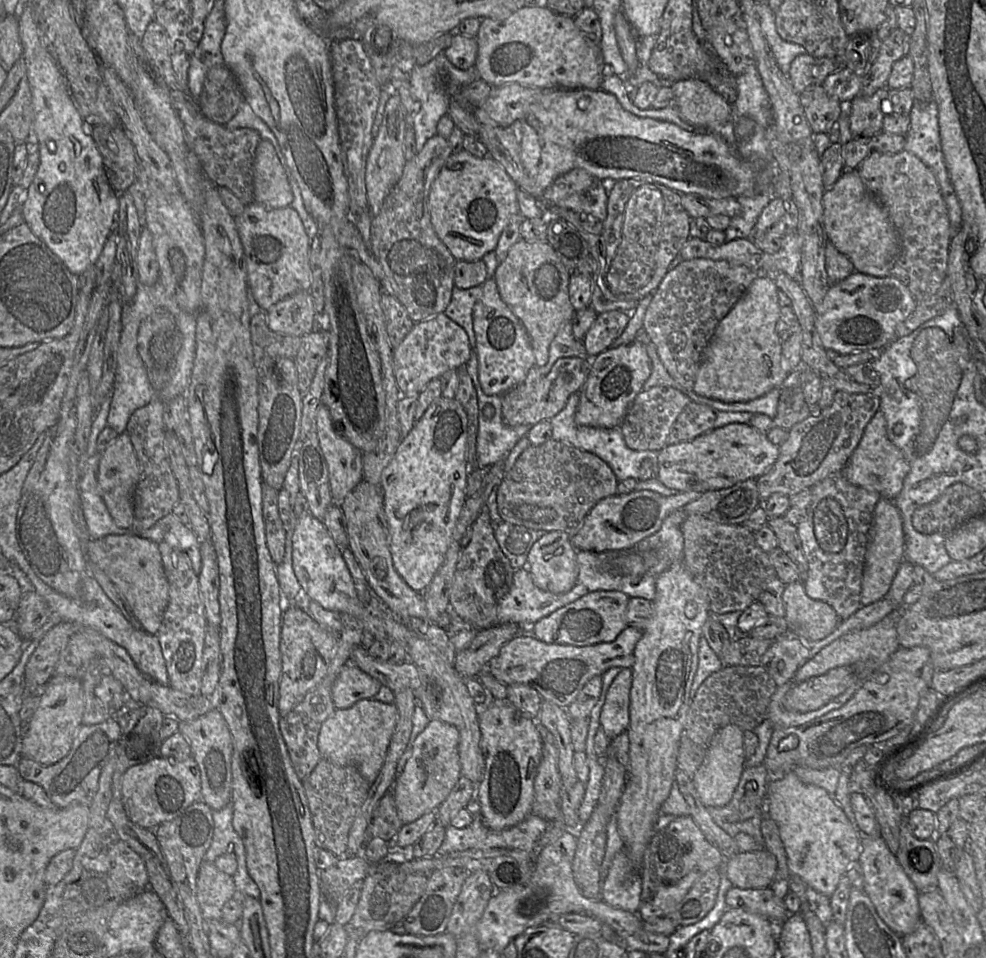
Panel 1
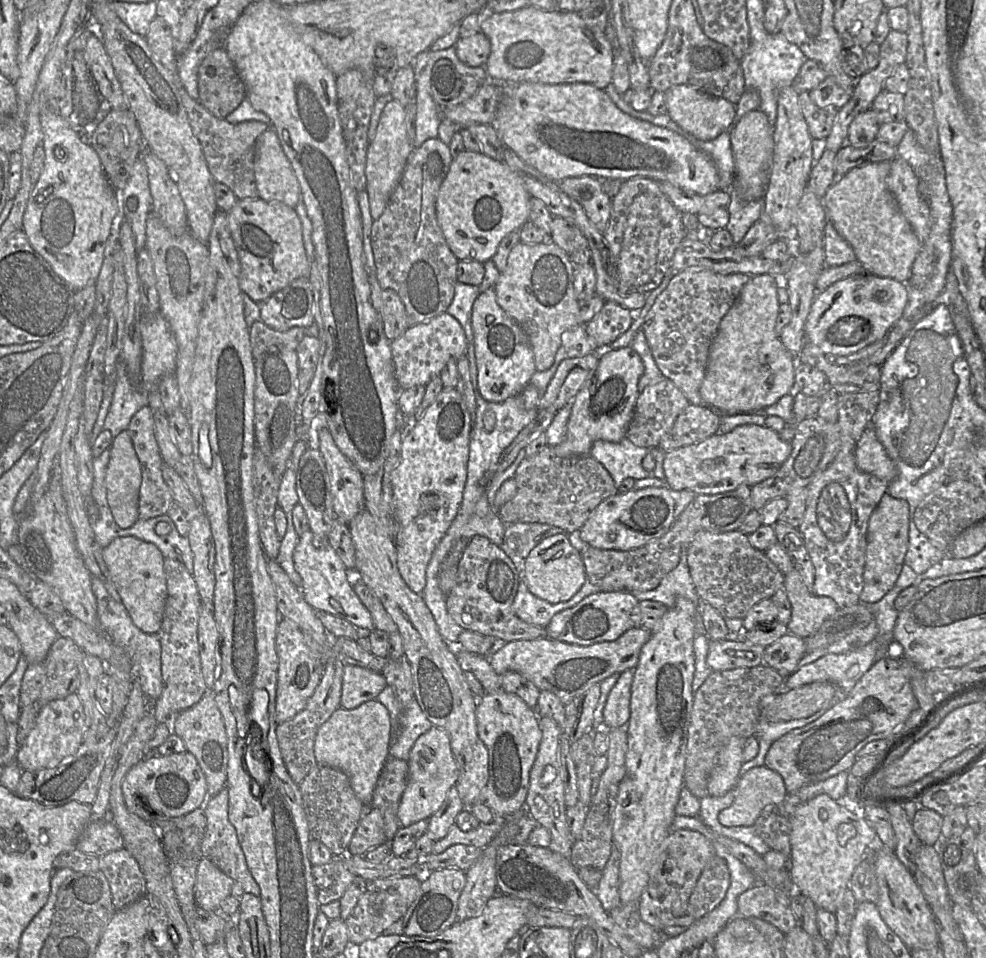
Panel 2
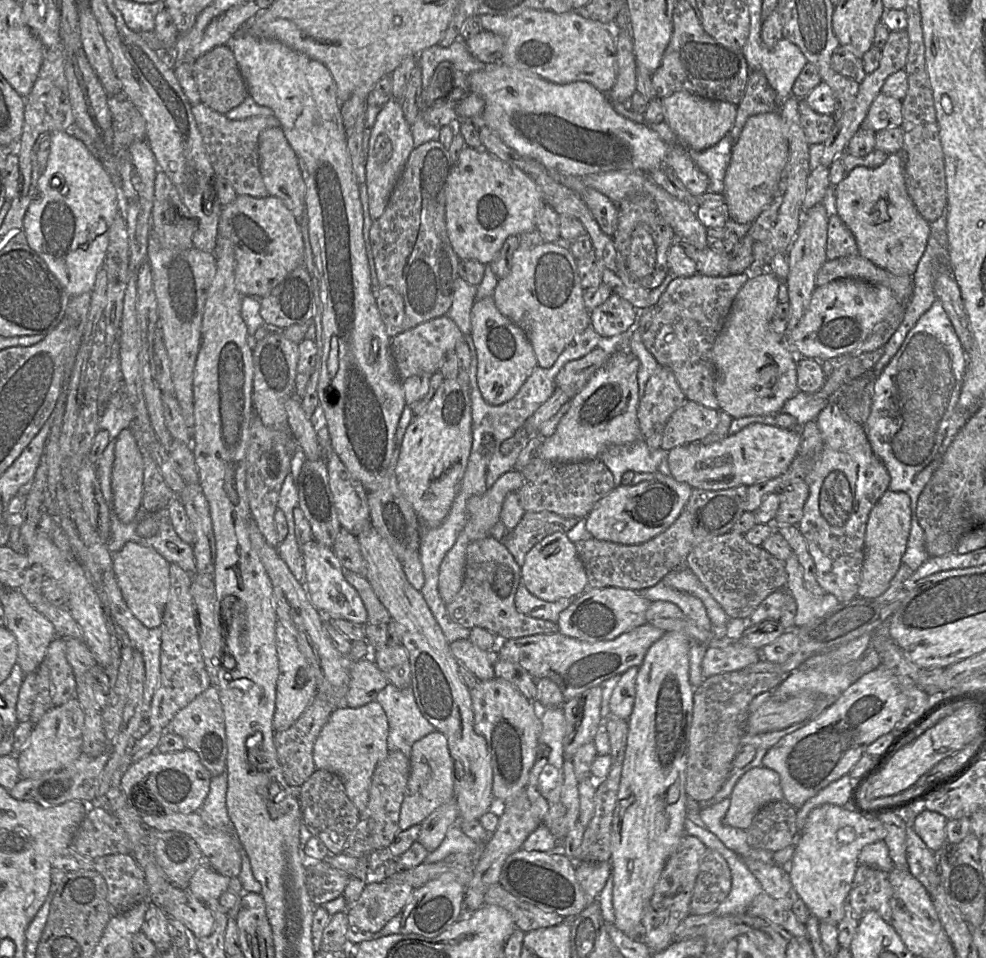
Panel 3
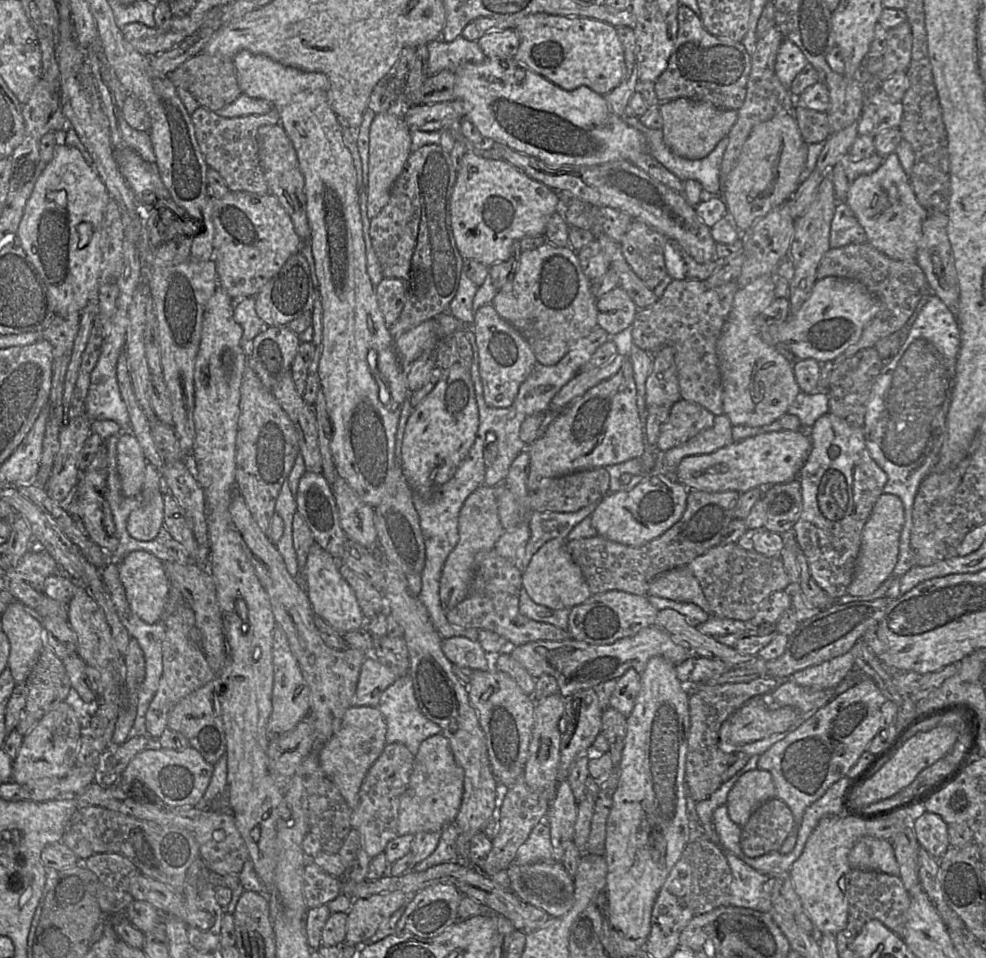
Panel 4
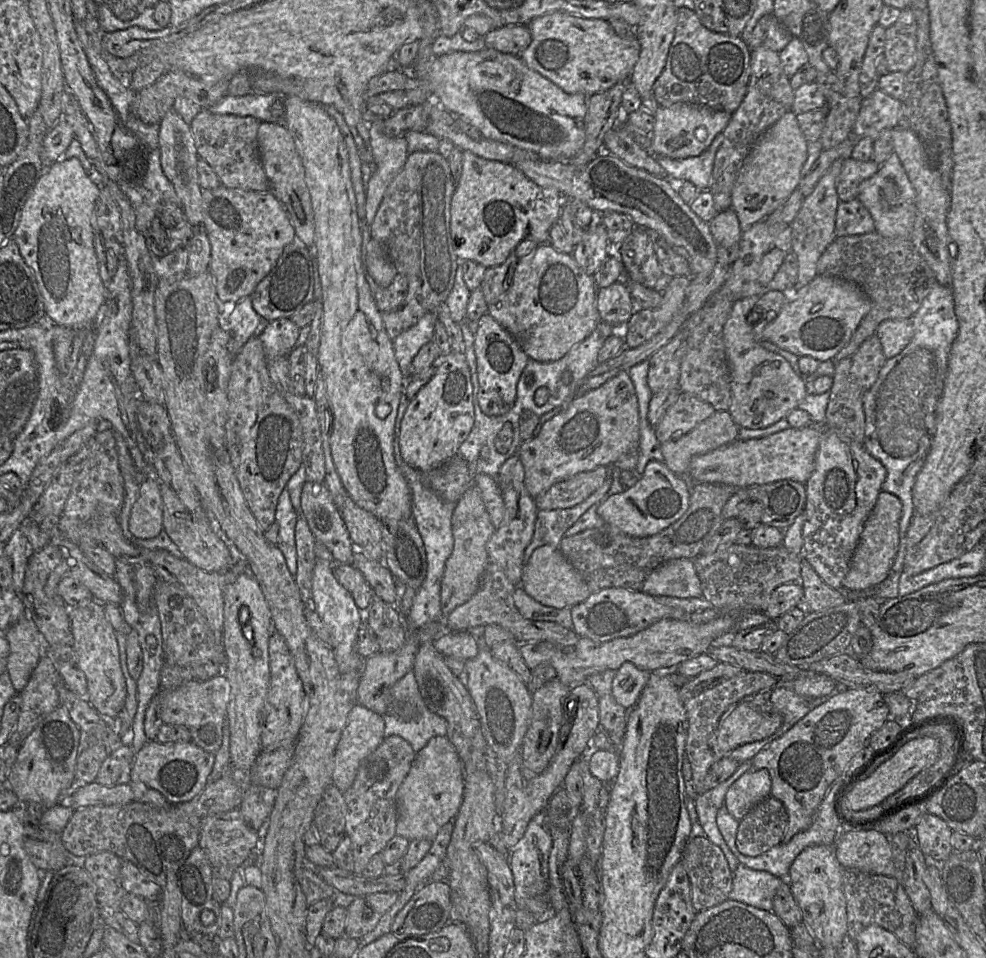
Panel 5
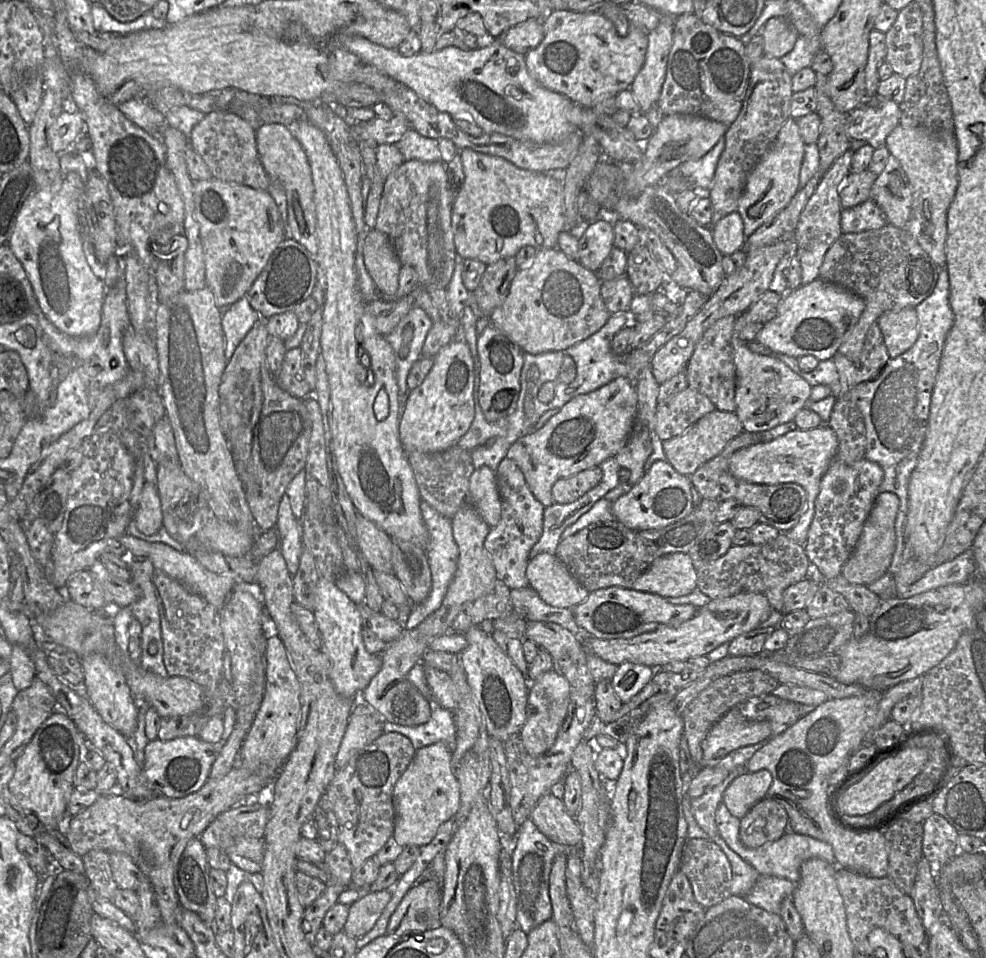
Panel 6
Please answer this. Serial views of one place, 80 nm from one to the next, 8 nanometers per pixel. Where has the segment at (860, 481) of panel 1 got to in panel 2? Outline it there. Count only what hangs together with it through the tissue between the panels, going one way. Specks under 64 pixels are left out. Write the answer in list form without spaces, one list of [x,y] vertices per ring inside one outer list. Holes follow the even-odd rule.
[[[869,424],[862,433],[855,449],[857,467],[868,474],[889,483],[897,476],[897,468]]]

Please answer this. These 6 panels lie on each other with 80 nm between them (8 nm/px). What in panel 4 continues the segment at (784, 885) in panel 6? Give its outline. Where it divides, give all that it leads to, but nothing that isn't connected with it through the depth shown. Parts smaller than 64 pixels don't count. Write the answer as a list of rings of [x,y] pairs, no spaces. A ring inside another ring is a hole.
[[[721,849],[730,865],[733,880],[731,890],[726,901],[726,905],[750,908],[759,912],[770,912],[772,909],[771,897],[769,890],[766,888],[770,884],[770,879],[767,874],[759,872],[746,864],[729,850]]]

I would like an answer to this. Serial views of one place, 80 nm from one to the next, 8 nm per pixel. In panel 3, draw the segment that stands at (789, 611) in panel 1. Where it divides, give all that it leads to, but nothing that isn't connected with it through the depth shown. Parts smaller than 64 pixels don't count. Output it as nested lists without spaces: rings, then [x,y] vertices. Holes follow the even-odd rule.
[[[793,553],[785,561],[785,570],[787,574],[785,591],[796,603],[796,615],[792,630],[823,617],[838,604],[838,600],[831,594],[825,594],[819,598],[809,594],[804,587],[802,566]]]

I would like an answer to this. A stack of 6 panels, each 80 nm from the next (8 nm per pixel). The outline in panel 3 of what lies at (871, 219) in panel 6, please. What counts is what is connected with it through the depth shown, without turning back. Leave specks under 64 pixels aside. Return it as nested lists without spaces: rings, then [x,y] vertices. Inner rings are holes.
[[[831,212],[827,230],[827,260],[856,255],[859,255],[859,251],[854,235],[841,218],[835,212]]]

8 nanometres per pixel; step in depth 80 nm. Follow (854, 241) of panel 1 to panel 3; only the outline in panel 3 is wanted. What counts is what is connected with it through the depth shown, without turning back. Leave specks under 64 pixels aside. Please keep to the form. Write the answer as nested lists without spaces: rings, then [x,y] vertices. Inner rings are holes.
[[[902,153],[889,154],[878,167],[855,167],[832,188],[828,201],[854,235],[859,255],[896,276],[912,276],[924,254],[930,223],[918,212],[907,191]]]

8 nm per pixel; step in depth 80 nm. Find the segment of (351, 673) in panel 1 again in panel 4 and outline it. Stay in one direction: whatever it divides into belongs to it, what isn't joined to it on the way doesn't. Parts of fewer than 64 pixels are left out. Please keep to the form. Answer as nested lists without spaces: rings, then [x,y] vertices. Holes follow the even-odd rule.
[[[367,656],[361,665],[352,706],[378,707],[381,693],[399,677],[373,656]]]

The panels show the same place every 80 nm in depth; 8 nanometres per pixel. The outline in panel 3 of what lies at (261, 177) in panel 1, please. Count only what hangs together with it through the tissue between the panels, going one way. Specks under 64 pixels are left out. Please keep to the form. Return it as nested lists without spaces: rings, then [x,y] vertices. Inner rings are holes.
[[[281,127],[265,129],[259,135],[259,166],[268,195],[282,200],[297,220],[305,217],[306,187],[298,164],[298,158]]]

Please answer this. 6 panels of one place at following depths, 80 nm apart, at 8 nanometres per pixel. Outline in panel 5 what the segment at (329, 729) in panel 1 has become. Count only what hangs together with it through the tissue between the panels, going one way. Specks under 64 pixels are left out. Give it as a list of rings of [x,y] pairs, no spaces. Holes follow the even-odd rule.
[[[356,703],[347,716],[347,722],[334,754],[332,783],[344,793],[354,782],[361,762],[372,753],[384,739],[385,722],[382,715]]]

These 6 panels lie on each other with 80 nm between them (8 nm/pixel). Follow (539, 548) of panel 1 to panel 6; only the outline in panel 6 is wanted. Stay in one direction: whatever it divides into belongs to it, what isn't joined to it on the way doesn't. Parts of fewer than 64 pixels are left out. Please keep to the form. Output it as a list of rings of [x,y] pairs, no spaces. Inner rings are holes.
[[[540,553],[528,562],[529,586],[550,606],[574,608],[589,595],[555,554]]]

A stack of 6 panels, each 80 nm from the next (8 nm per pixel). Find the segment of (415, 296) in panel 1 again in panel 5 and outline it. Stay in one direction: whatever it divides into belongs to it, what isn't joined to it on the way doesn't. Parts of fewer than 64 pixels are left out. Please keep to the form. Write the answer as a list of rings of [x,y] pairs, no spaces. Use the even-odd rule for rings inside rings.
[[[416,151],[408,154],[402,169],[392,179],[387,186],[383,198],[379,204],[376,215],[369,225],[371,238],[379,241],[387,251],[387,254],[394,264],[397,273],[403,274],[408,280],[407,294],[401,304],[394,310],[382,313],[382,321],[384,328],[392,340],[400,333],[415,325],[418,320],[428,312],[435,312],[435,309],[441,303],[444,303],[452,290],[455,274],[460,260],[457,258],[453,250],[453,240],[450,233],[450,205],[452,195],[454,193],[456,184],[451,175],[450,167],[446,158],[444,158],[438,151]]]

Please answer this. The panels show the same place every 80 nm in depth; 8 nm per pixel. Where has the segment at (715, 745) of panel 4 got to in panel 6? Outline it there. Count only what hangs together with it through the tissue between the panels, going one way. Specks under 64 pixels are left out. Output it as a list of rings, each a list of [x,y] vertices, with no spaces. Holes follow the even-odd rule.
[[[744,670],[734,672],[729,675],[719,677],[701,691],[693,699],[682,713],[684,722],[683,735],[686,737],[689,753],[695,768],[701,767],[702,761],[702,742],[707,736],[711,727],[731,708],[740,703],[753,703],[760,696],[770,694],[780,683],[768,673],[760,670]]]

